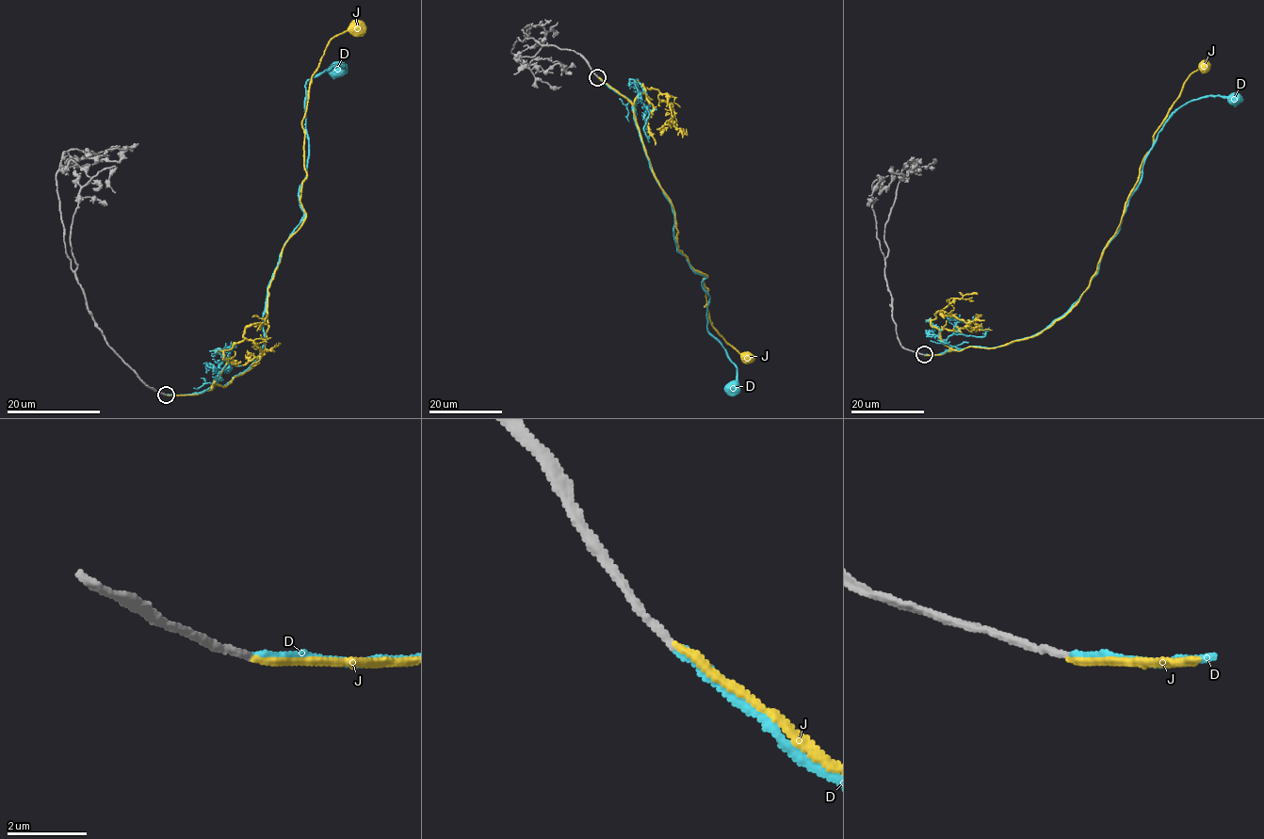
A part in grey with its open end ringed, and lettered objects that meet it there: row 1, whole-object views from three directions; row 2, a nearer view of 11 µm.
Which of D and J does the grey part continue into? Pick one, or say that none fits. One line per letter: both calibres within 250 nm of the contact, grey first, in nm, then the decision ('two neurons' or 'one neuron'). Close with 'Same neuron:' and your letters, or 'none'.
D: calibres 170 and 200 nm; one neuron
J: calibres 180 and 180 nm; two neurons
Same neuron: D

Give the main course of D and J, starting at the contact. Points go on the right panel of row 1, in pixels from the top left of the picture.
D: (923, 355), (1004, 346), (1061, 317), (1096, 273), (1165, 121), (1199, 97), (1235, 99)
J: (923, 355), (1000, 346), (1032, 337), (1062, 318), (1079, 299), (1120, 224), (1158, 126), (1186, 79), (1203, 67)

